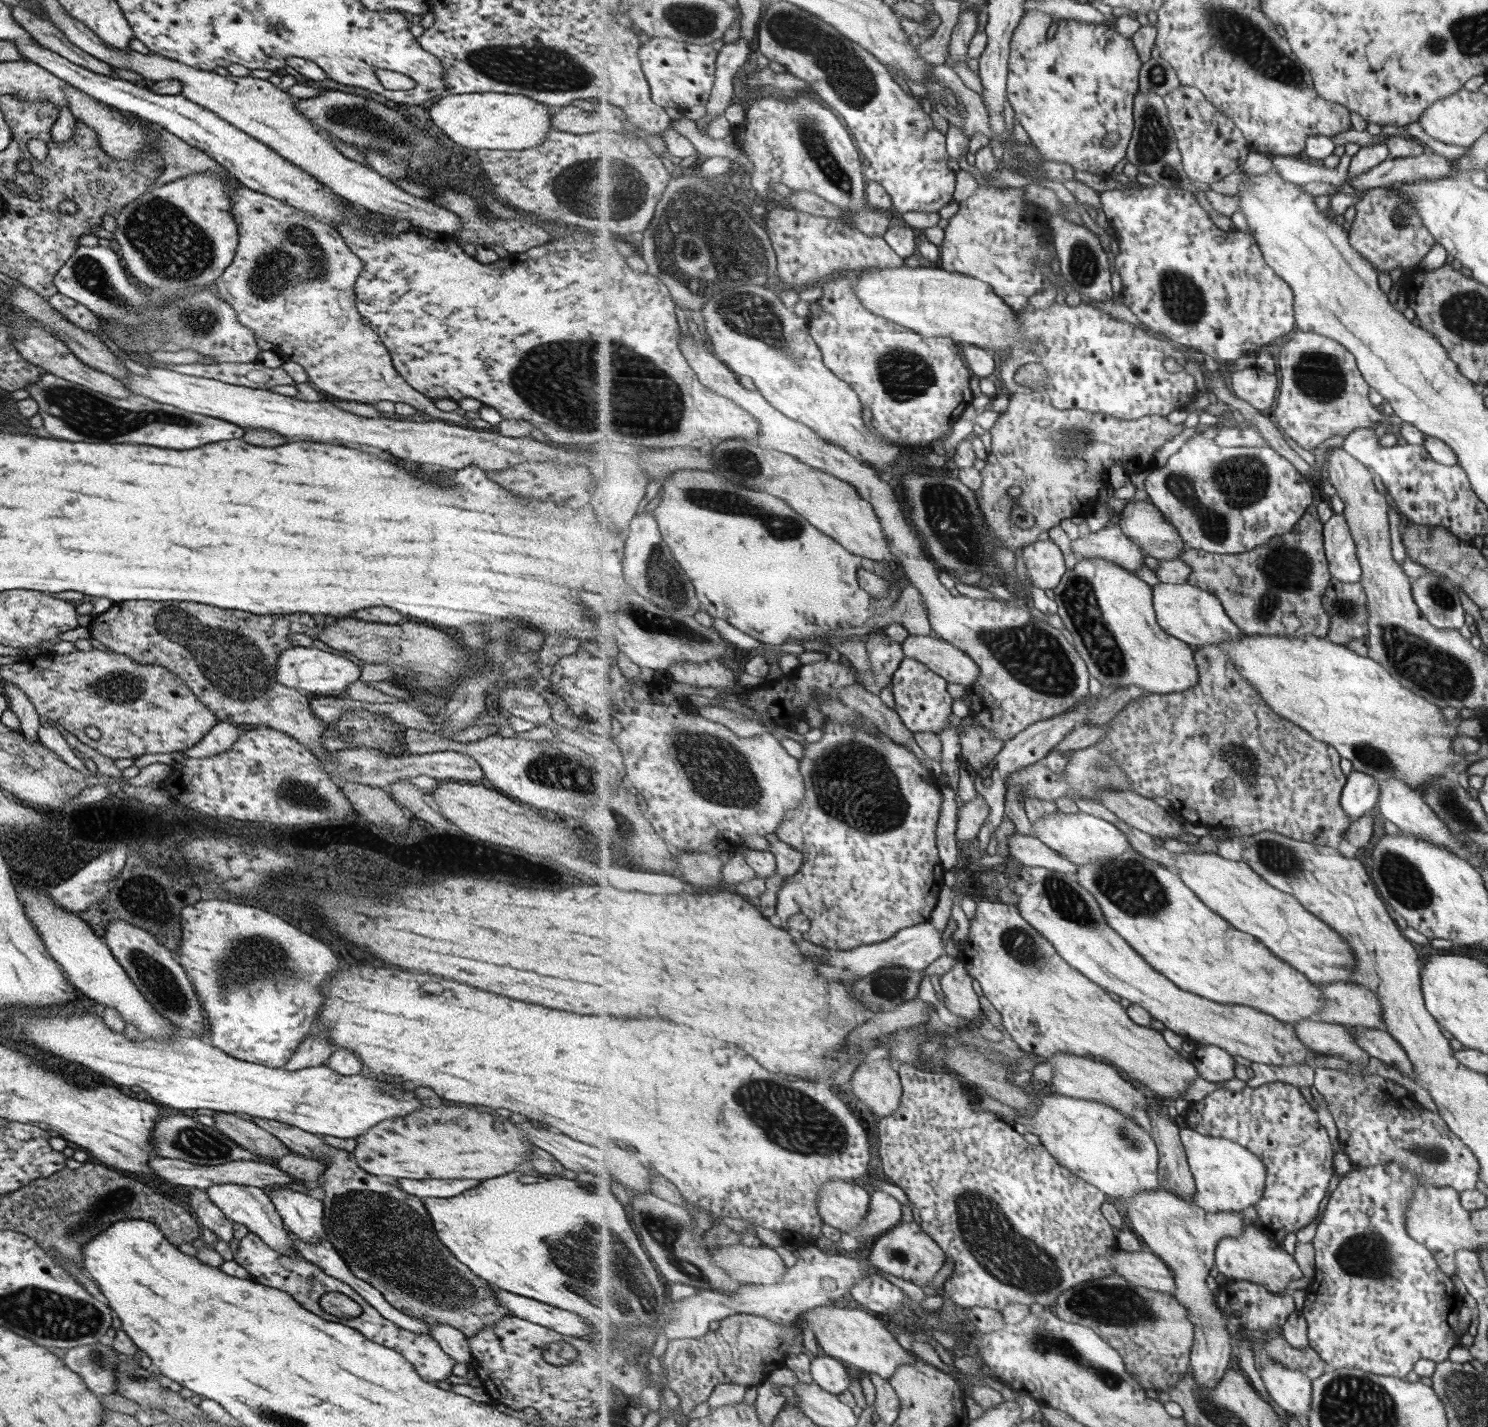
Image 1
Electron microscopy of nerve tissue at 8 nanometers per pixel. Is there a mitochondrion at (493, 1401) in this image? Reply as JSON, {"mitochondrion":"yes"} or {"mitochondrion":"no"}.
{"mitochondrion":"no"}

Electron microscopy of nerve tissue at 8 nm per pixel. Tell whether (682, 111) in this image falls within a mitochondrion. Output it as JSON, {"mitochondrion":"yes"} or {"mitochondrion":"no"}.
{"mitochondrion":"no"}

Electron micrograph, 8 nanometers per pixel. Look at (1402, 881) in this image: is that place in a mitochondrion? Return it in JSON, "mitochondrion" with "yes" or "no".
{"mitochondrion":"yes"}

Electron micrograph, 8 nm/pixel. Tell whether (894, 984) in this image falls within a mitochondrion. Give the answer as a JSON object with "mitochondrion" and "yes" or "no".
{"mitochondrion":"yes"}

